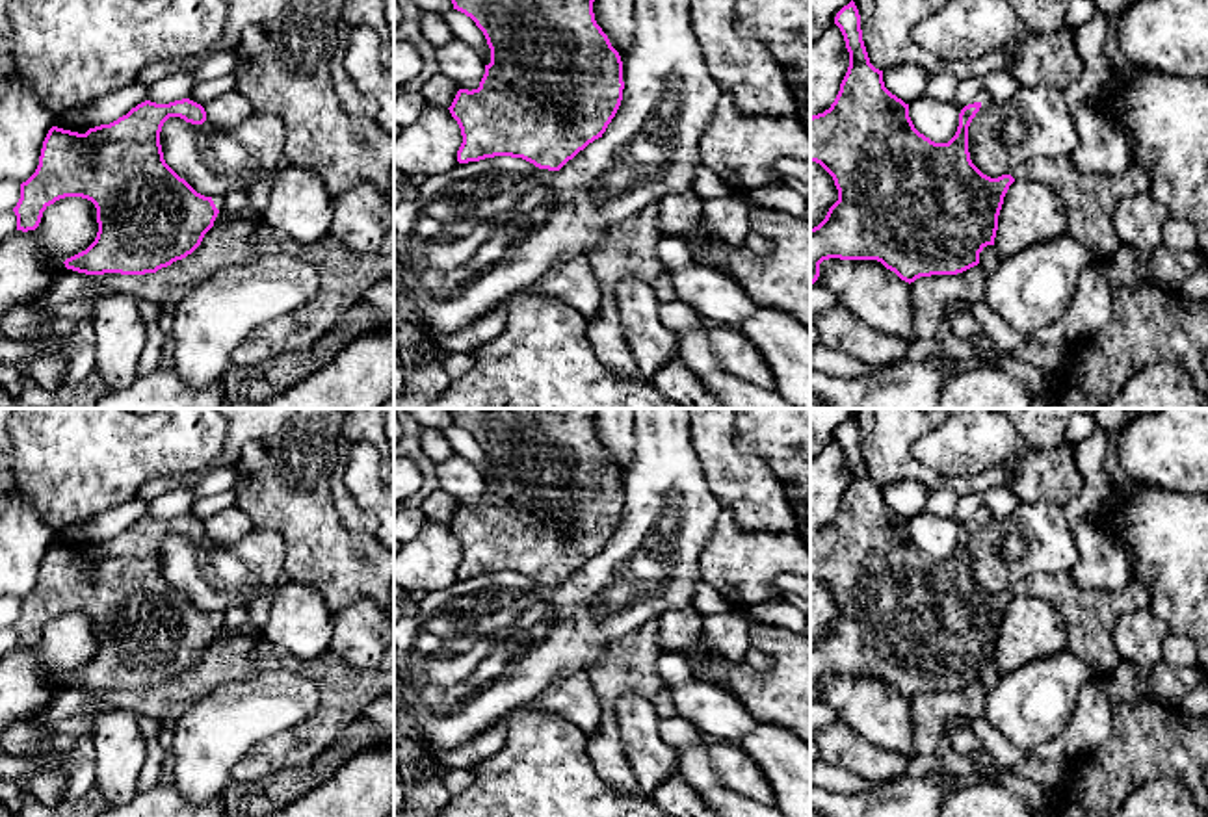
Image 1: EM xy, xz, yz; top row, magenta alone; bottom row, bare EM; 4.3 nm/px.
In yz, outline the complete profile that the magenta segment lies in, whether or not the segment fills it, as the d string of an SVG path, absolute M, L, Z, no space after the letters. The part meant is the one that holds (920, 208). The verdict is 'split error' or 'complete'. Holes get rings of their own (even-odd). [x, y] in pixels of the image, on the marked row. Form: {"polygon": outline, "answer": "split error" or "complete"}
{"polygon": "M853 0L836 13L834 24L844 35L849 67L831 108L810 117L810 162L820 163L833 176L838 201L829 208L825 219L810 228L810 284L820 277L820 264L829 258L877 260L909 284L920 277L957 275L978 266L979 253L987 245L994 245L1004 197L1015 180L1044 182L1057 191L1067 206L1070 232L1102 260L1123 247L1113 225L1113 212L1121 197L1149 191L1150 176L1141 163L1132 162L1123 173L1080 173L1072 158L1033 156L1007 175L991 178L972 163L968 152L968 126L981 102L961 110L957 132L948 143L931 141L914 128L909 104L885 87L883 71L870 63L860 15Z", "answer": "split error"}

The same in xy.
{"polygon": "M190 98L169 104L145 100L117 121L85 134L52 126L35 173L20 184L20 199L13 208L17 230L35 230L43 212L56 201L82 197L97 208L98 232L85 251L63 262L67 269L85 275L145 275L191 254L214 227L219 210L212 197L197 193L165 163L160 132L169 117L203 124L206 111Z", "answer": "complete"}

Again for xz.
{"polygon": "M452 0L470 17L491 48L478 89L459 89L448 108L463 143L457 162L522 158L559 171L602 137L623 100L623 61L595 20L595 0Z", "answer": "complete"}

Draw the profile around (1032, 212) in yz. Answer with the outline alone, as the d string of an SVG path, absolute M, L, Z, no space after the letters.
M1015 180L998 215L994 247L1009 258L1030 245L1070 232L1067 206L1057 191L1044 182Z

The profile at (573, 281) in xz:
M585 258L552 264L530 290L561 299L585 321L597 316L602 301L593 267Z

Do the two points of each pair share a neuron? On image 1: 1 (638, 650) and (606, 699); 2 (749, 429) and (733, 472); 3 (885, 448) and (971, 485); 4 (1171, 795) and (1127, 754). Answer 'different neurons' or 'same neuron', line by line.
1: same neuron
2: different neurons
3: same neuron
4: different neurons

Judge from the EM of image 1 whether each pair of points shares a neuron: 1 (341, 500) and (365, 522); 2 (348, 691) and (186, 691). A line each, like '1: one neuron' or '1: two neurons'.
1: one neuron
2: one neuron

